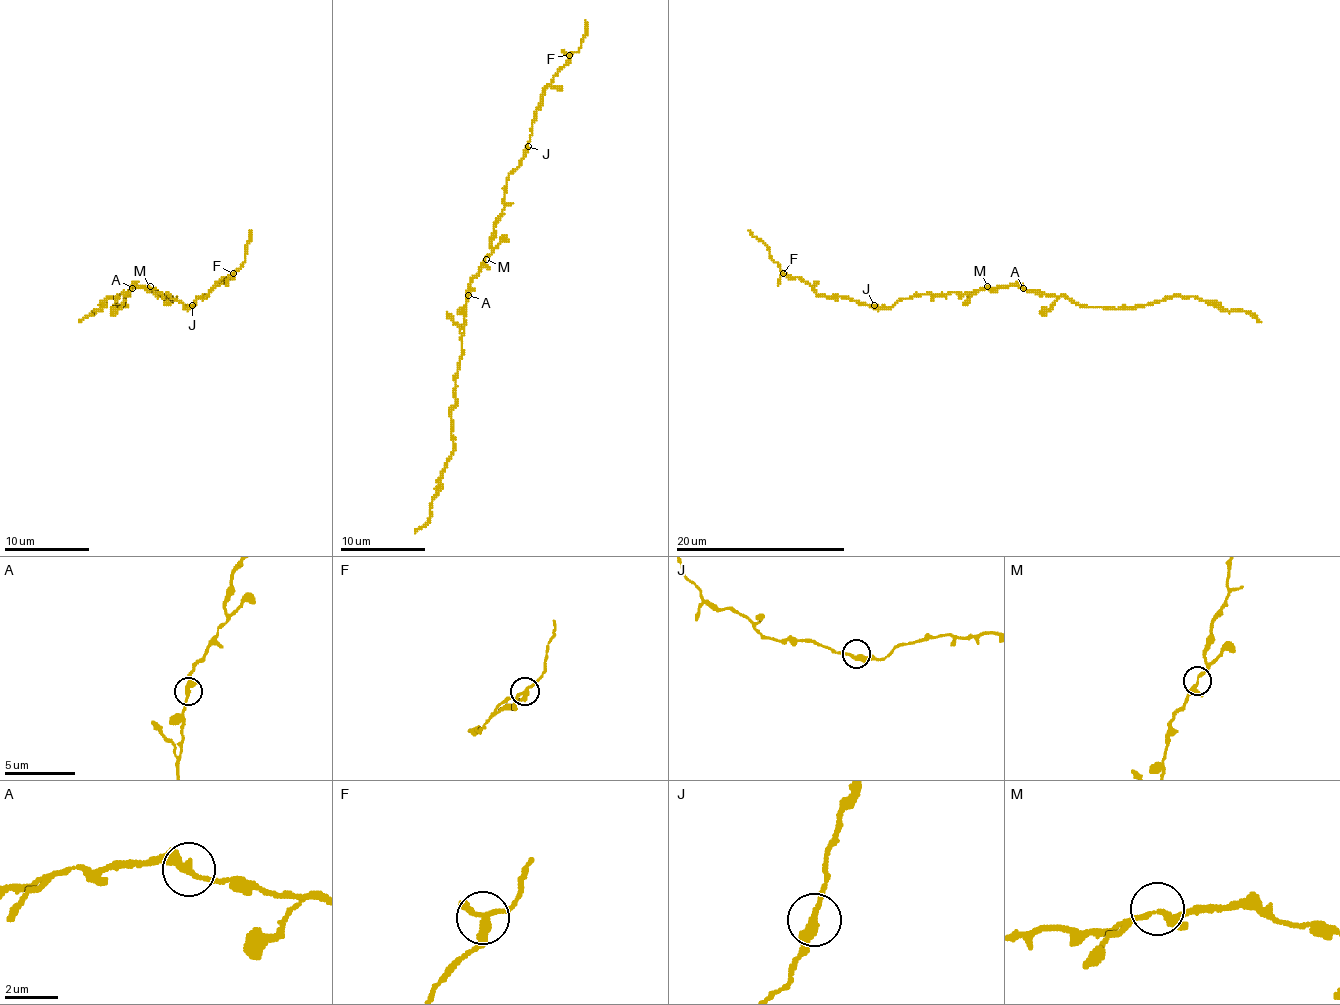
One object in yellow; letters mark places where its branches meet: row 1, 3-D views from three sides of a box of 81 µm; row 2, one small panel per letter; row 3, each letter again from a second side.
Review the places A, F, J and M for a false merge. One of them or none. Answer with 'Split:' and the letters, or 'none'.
Split: F

